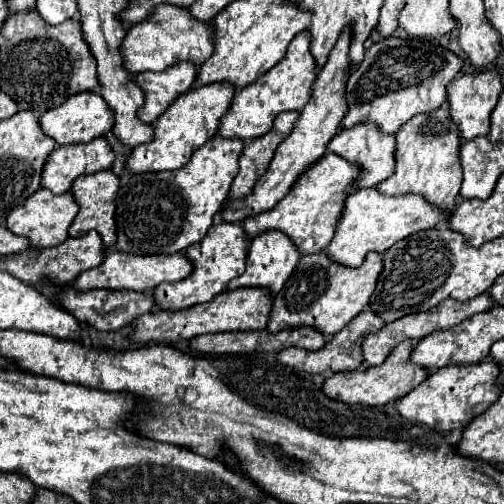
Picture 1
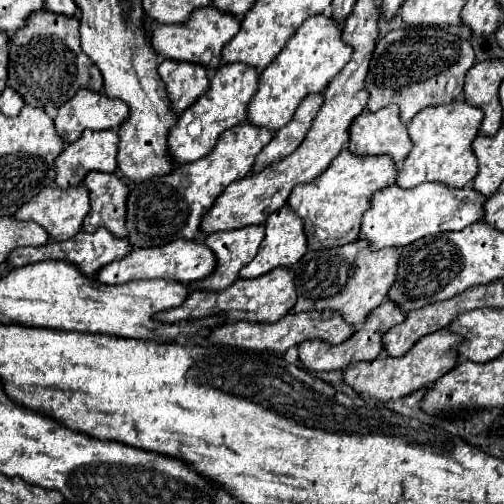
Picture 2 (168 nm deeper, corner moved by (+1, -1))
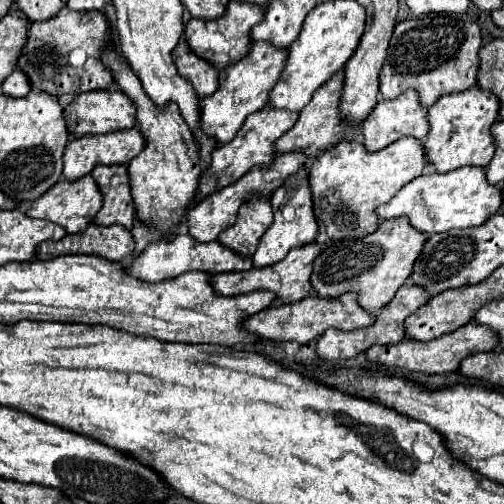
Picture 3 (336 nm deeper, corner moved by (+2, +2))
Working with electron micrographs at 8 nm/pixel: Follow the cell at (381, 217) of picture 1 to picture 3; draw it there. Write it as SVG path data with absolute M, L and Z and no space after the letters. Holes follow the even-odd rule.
M464 166L448 174L424 174L414 178L412 182L402 186L390 202L378 206L376 216L380 220L408 218L412 228L430 236L436 232L448 232L452 228L478 226L492 214L496 214L500 204L502 204L502 192L500 188L486 182L484 168Z

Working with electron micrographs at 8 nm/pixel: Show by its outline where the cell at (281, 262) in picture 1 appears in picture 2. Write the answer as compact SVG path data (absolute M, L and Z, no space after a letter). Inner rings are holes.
M283 205L279 211L275 211L267 219L265 227L265 239L257 257L239 273L243 279L261 277L279 265L293 267L307 251L303 221L293 213L293 209L289 209L289 205Z

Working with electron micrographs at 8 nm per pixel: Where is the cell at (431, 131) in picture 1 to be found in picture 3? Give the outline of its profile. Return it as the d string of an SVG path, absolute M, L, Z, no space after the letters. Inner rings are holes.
M478 86L458 92L458 94L440 96L436 104L428 108L430 132L424 138L424 154L430 166L434 168L434 172L444 174L462 166L486 168L494 154L490 126L494 124L496 114L498 114L496 96L488 94L488 90L480 90Z

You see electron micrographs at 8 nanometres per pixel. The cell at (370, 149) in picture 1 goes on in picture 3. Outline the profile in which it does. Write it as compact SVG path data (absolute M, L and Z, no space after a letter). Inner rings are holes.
M406 90L404 94L400 94L400 98L378 102L376 108L370 112L370 116L362 122L362 134L364 134L364 148L368 152L378 152L380 148L386 148L388 144L404 136L422 140L428 134L428 120L426 120L426 110L416 102L416 92Z

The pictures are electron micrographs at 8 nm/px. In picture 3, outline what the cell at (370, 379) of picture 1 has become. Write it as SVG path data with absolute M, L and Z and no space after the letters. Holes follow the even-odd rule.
M468 322L466 326L460 326L458 330L448 332L442 338L434 338L430 342L416 342L416 340L404 338L394 346L372 346L364 354L368 362L386 366L386 368L410 370L410 372L420 372L420 374L446 374L446 372L454 372L466 356L476 354L476 352L490 352L492 348L496 348L496 344L498 344L498 338L488 326L484 328L476 322Z

